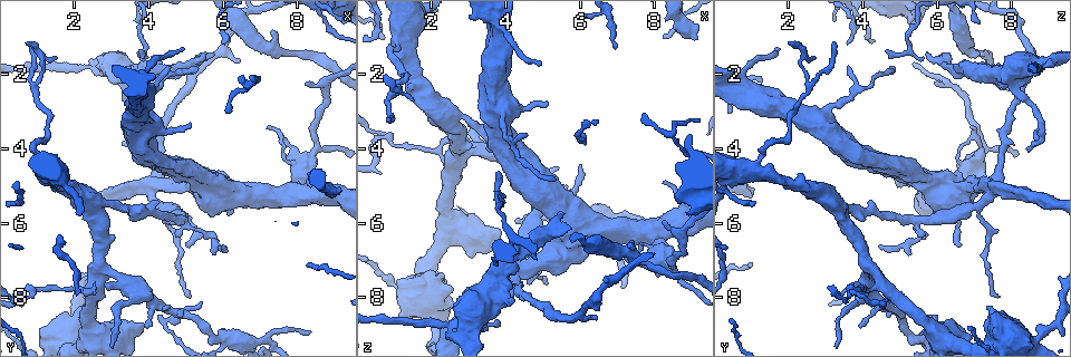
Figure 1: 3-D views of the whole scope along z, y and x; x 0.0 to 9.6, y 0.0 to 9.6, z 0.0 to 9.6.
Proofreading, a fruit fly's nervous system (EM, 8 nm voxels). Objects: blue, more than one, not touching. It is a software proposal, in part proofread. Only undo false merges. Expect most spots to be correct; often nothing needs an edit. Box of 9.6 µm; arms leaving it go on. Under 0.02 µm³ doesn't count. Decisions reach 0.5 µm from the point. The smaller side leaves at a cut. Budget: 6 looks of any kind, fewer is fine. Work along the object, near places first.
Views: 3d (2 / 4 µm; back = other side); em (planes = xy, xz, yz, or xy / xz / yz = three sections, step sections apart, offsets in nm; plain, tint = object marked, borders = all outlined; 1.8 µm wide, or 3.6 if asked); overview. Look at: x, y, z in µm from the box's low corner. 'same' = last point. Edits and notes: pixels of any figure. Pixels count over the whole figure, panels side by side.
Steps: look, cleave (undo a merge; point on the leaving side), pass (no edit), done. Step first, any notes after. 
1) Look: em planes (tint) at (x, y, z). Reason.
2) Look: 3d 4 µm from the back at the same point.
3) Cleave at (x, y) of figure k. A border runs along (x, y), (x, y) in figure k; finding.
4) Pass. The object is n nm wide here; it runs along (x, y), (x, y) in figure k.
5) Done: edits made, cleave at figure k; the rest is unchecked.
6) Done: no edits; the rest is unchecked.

Look: em 3.6 µm planes (tint) at (3.40, 1.95, 8.05). Thin arm on a thick one.

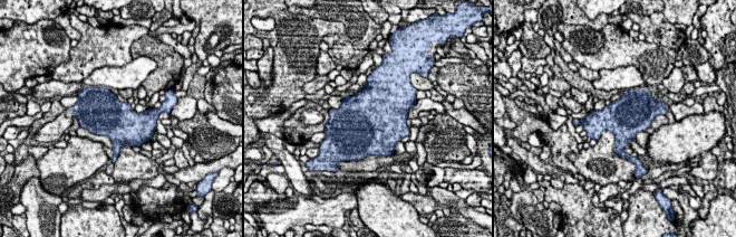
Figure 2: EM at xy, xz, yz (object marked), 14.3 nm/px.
Pass. The object is 550 nm wide here; all the same cell.

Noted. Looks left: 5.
Look: 3d 4 µm at (6.25, 5.15, 6.05). Thick turns thin.

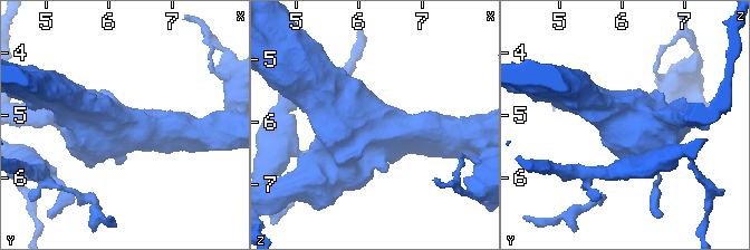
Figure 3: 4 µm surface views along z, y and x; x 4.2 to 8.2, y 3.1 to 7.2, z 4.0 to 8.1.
Look: em 3.6 µm planes (tint) at (6.20, 5.15, 6.10). Need the tissue.

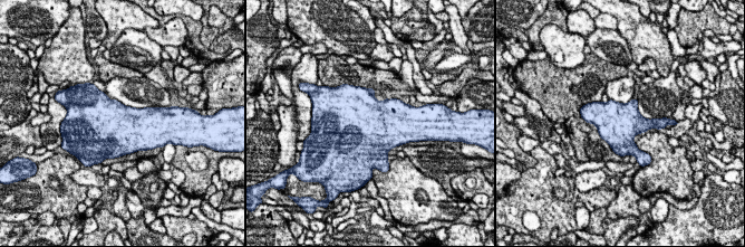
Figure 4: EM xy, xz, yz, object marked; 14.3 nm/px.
Pass. One cell here.

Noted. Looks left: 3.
Look: em planes (borders) at (3.80, 2.40, 0.90). Arms run side by side.

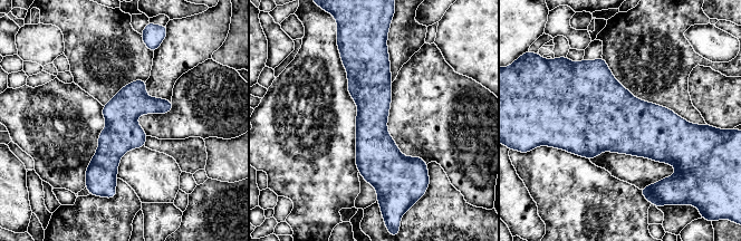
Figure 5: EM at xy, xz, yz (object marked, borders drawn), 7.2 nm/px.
Pass. The object is 260 nm wide here; it runs along (368, 55), (379, 189) in figure 5; continuous, no second cell.

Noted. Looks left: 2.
Done: no edits; the rest is unchecked.

